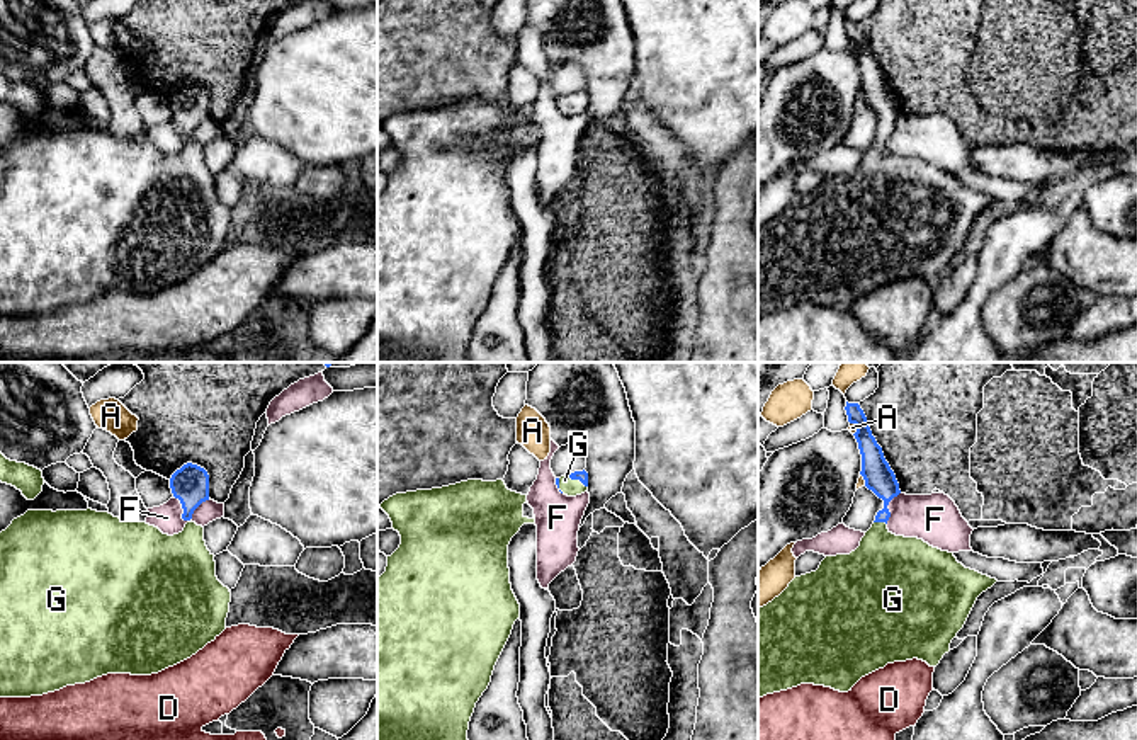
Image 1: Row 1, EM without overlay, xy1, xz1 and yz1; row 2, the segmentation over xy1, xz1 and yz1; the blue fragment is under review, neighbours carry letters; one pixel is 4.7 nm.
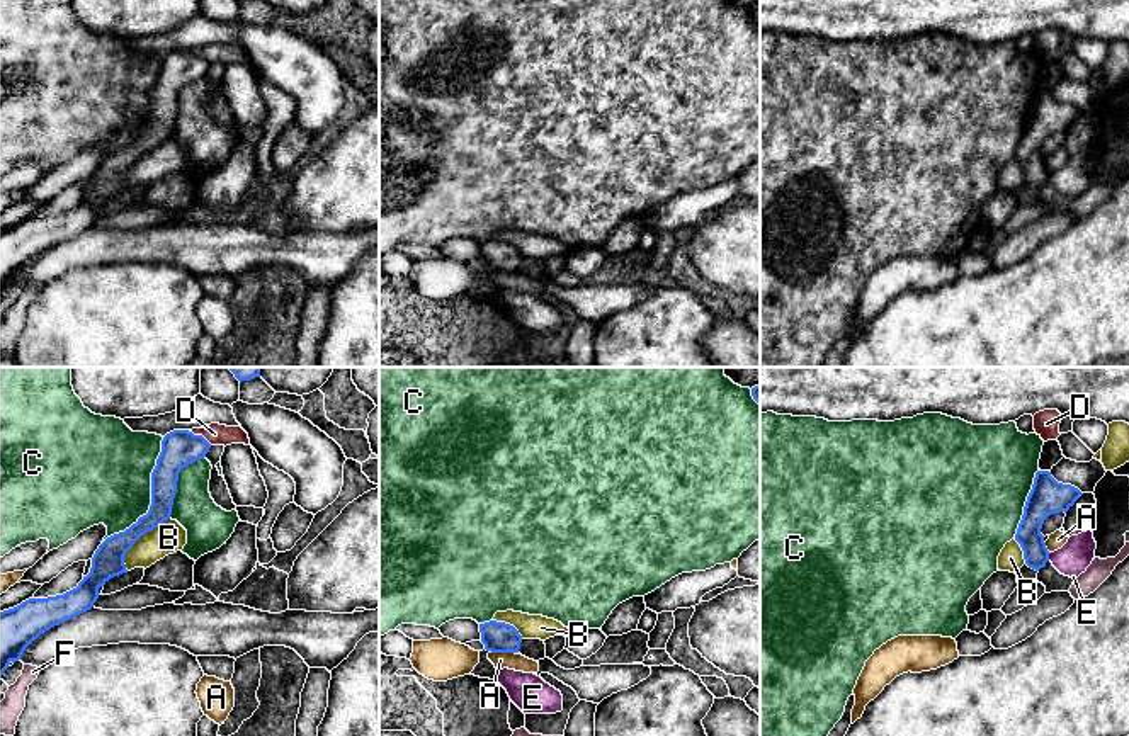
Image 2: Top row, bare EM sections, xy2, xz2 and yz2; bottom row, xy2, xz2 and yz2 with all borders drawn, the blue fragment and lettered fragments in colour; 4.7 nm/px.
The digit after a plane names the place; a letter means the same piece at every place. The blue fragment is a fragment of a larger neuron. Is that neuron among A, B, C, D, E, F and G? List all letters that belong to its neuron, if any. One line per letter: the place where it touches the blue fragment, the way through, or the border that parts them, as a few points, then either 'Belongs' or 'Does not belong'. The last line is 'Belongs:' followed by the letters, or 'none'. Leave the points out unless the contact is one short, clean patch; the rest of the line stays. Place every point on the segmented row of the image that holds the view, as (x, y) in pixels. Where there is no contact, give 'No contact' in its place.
A: Touches blue at xz2 (502, 651). Does not belong
B: Touches blue at xy2 (138, 537). Boundary: xy2 (169, 517), (147, 531), (133, 544), (124, 556), (126, 570). Does not belong
C: Touches blue at xy2 (152, 497). Does not belong
D: Touches blue at xy2 (199, 435). Does not belong
E: Touches blue at yz2 (1048, 556). Does not belong
F: Touches blue at xy1 (187, 519). Boundary: xy1 (174, 495), (181, 504), (184, 519), (189, 519), (209, 499). Does not belong
G: Touches blue at xz1 (578, 478). Path across: xz1 (578, 475), (578, 478), (570, 487). Belongs
Belongs: G

